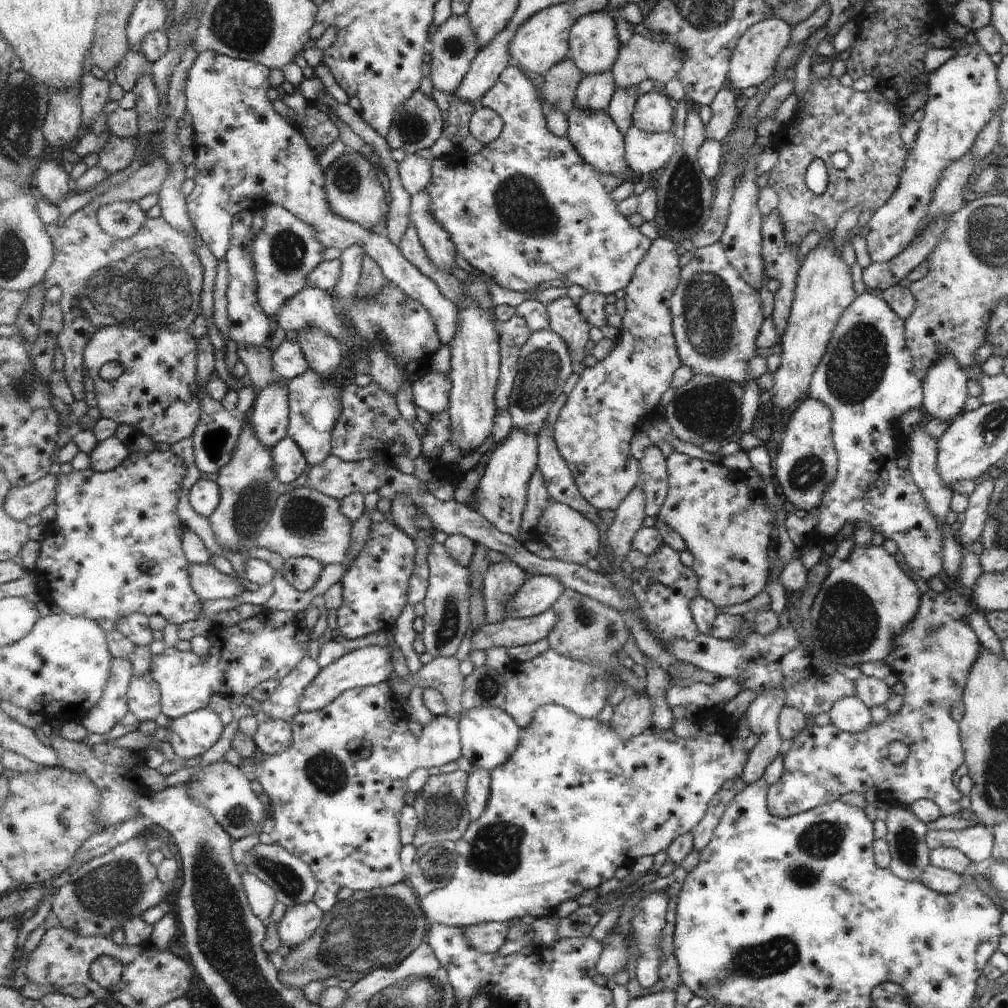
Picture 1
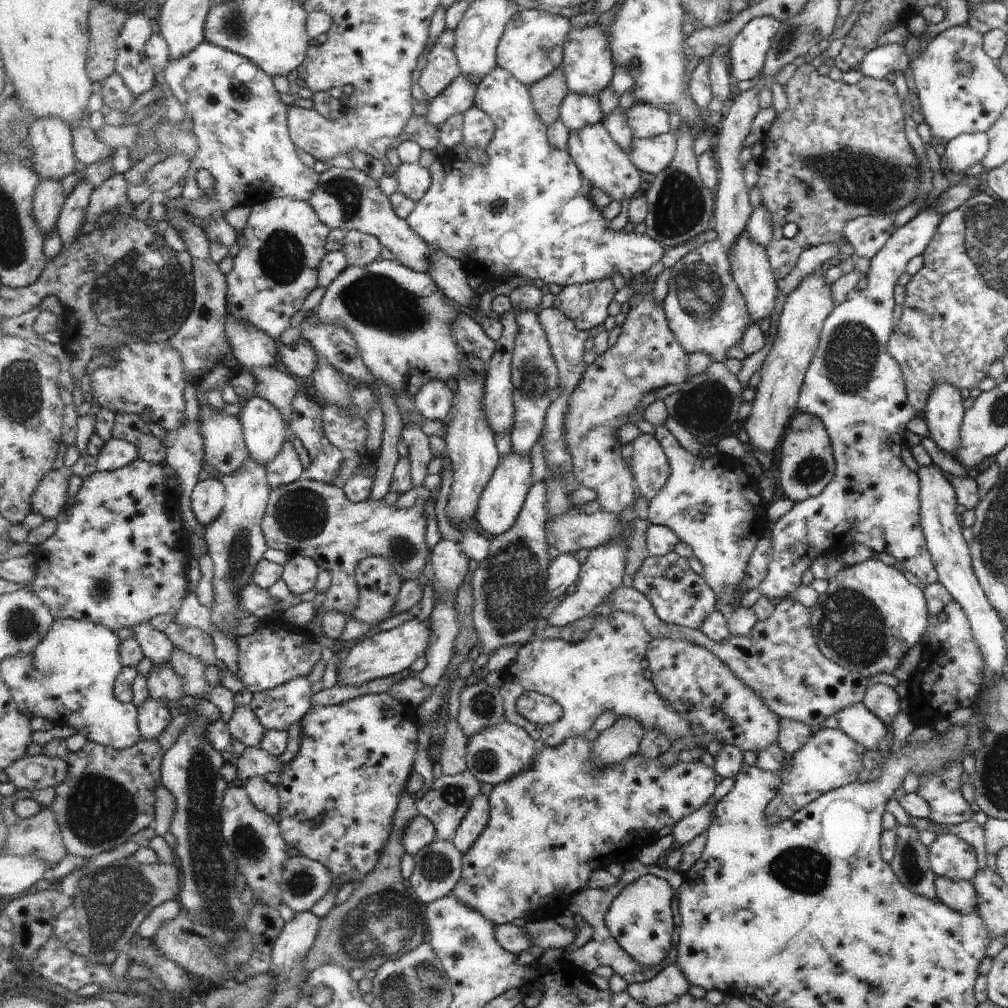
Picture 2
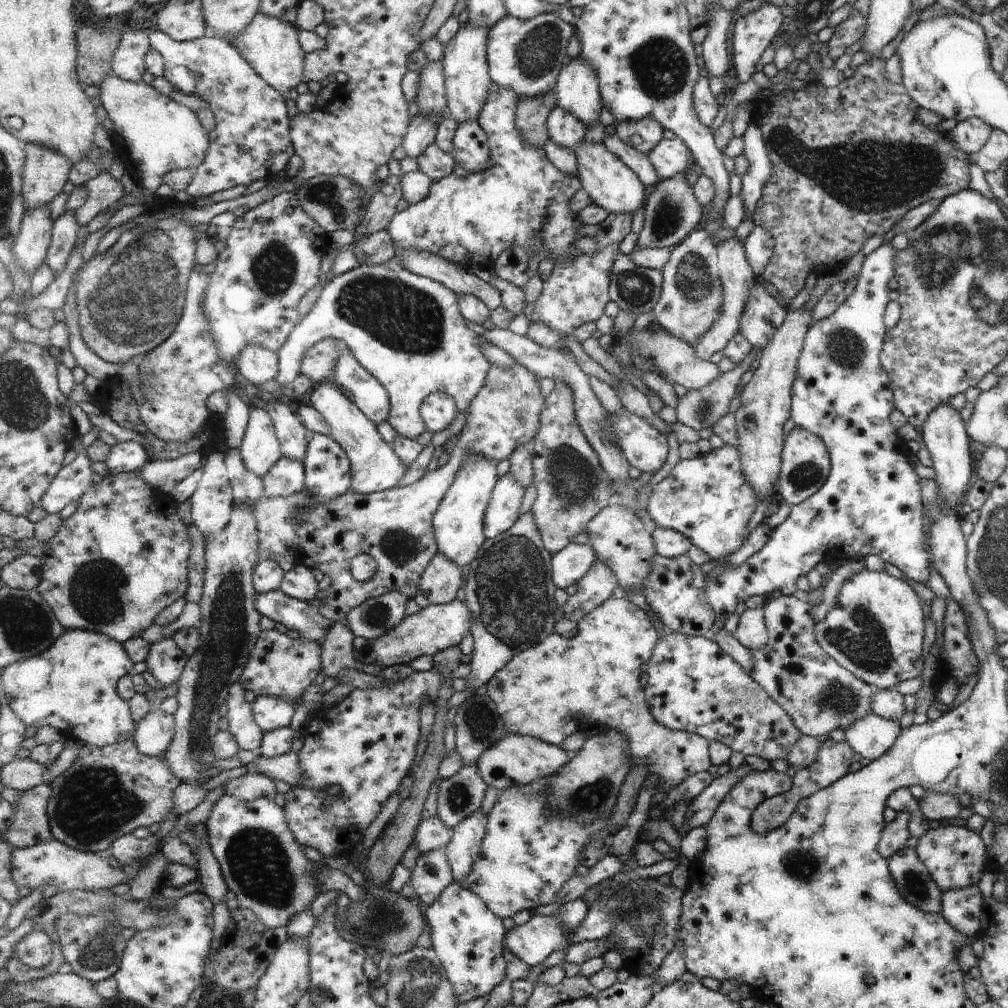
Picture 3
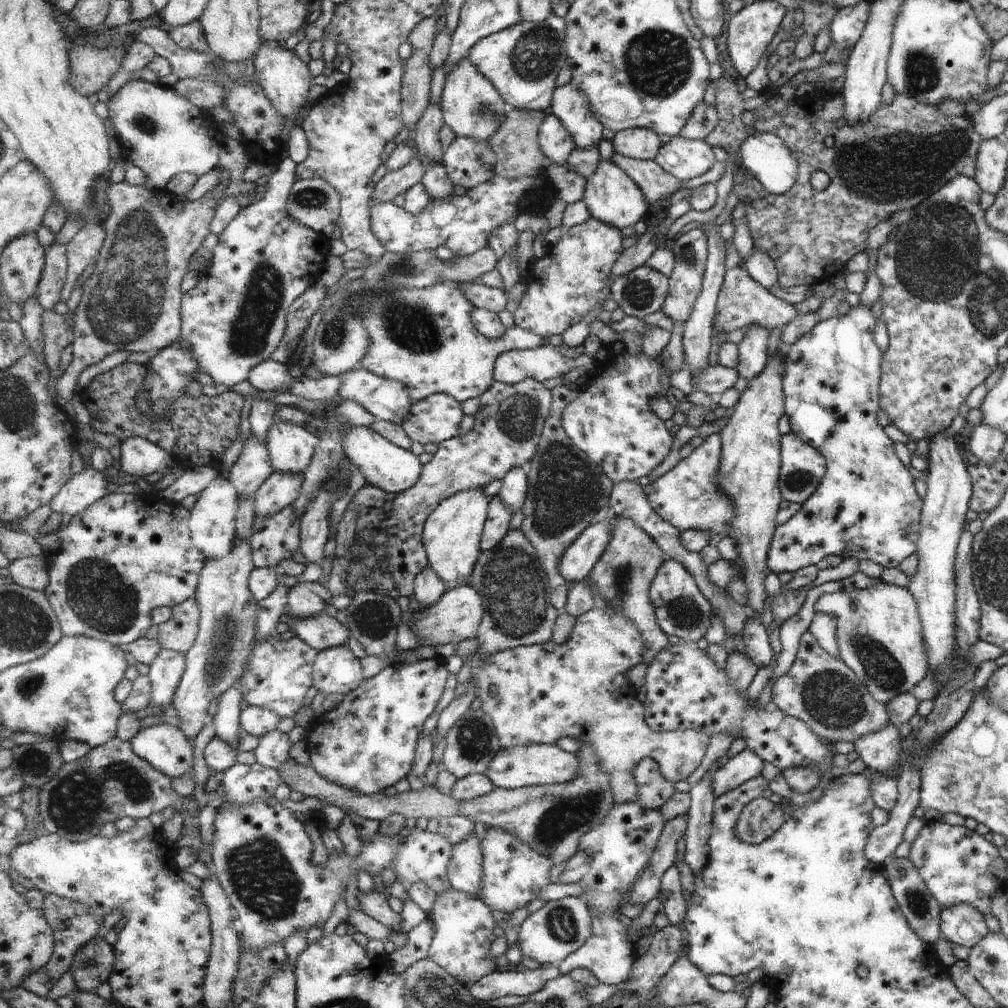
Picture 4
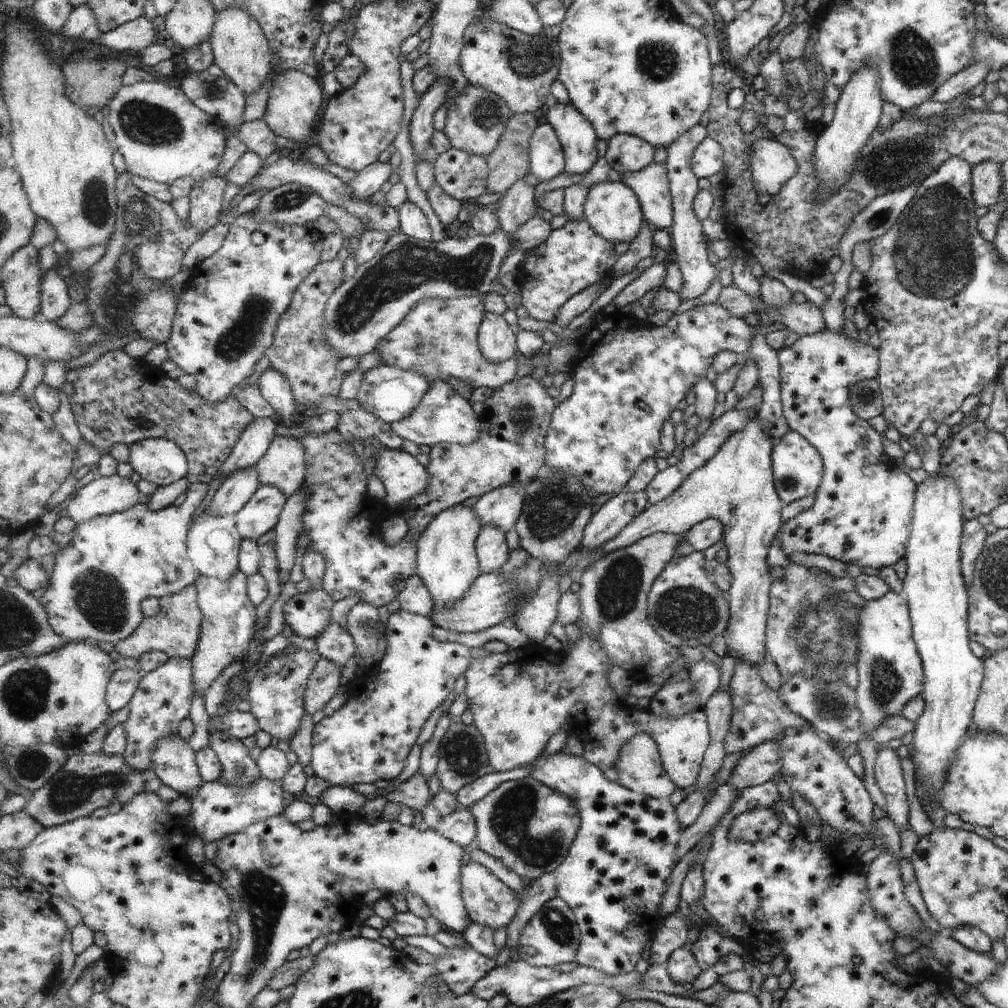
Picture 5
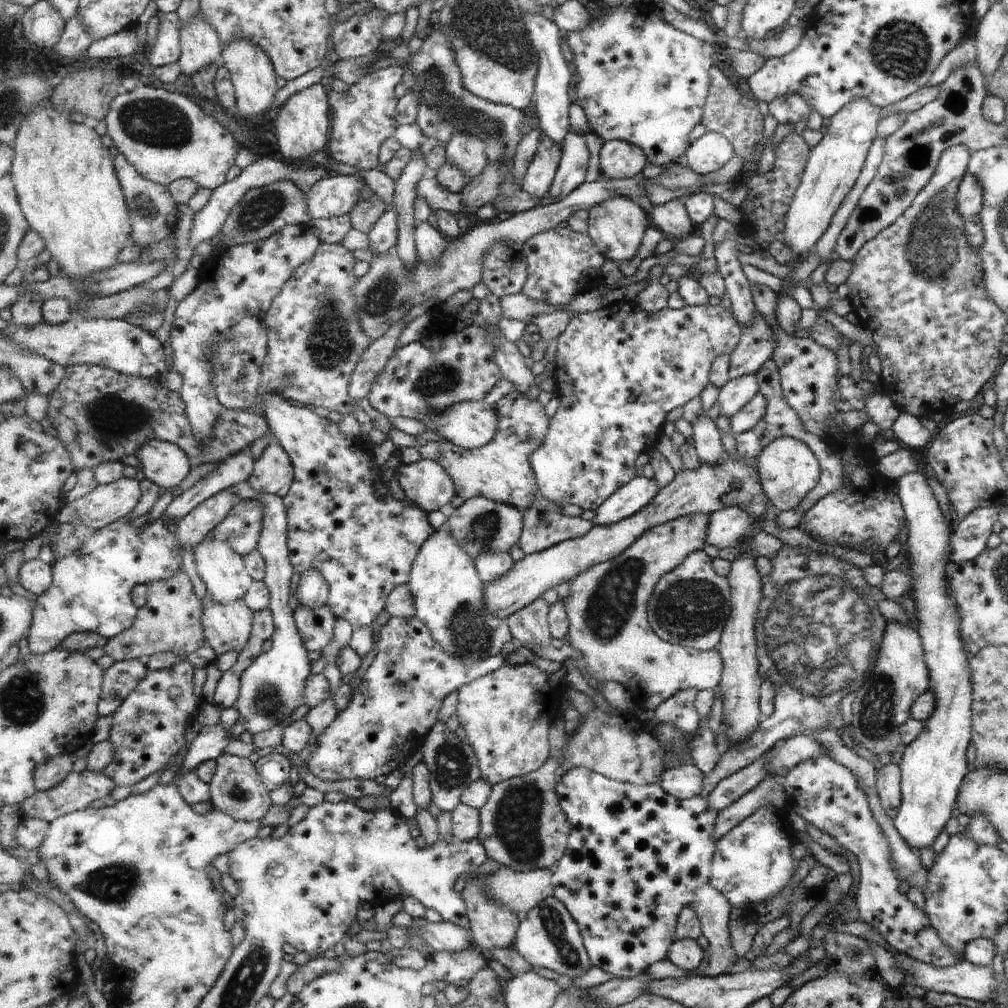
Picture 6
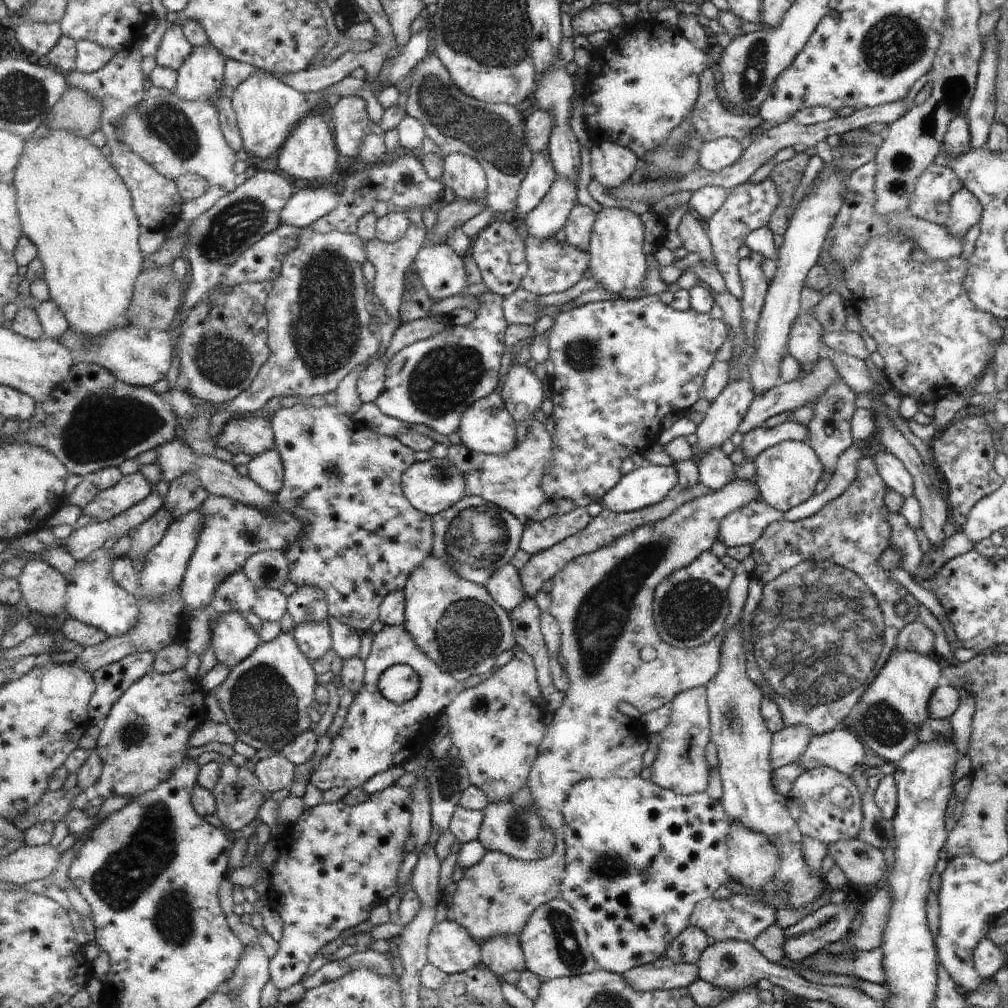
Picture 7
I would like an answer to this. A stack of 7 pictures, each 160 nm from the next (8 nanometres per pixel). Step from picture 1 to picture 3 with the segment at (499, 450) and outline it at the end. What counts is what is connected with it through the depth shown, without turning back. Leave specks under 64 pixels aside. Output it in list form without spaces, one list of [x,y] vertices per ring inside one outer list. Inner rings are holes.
[[[509,471],[494,488],[490,505],[486,510],[486,538],[494,539],[507,532],[521,514],[521,504],[525,496],[525,487],[516,481],[515,475]]]

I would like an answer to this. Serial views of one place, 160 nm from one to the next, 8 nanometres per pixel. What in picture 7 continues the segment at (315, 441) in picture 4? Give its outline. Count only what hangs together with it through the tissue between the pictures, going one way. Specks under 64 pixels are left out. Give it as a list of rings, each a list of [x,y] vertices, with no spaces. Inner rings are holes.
[[[273,448],[259,454],[248,463],[249,477],[271,494],[278,494],[284,486],[285,470],[280,453]]]

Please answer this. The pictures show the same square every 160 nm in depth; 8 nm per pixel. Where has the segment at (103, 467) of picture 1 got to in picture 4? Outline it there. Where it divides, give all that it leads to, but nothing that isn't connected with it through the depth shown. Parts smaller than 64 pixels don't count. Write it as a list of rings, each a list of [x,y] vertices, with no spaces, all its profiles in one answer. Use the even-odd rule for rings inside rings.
[[[131,437],[121,443],[117,468],[133,476],[148,478],[148,474],[169,472],[169,466],[179,464],[172,455],[143,437]]]

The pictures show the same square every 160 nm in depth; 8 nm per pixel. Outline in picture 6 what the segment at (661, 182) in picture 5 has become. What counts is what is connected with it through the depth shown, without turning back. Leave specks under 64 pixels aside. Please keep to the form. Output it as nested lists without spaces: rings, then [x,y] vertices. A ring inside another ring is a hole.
[[[675,199],[662,205],[651,205],[649,212],[651,223],[664,233],[679,237],[683,234],[692,234],[695,230],[695,224],[681,200]]]

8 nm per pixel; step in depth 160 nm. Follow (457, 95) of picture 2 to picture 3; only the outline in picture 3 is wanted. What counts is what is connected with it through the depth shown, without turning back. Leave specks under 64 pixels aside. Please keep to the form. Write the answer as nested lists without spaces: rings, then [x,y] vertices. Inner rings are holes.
[[[419,113],[414,116],[402,142],[408,156],[416,160],[428,146],[435,144],[439,127],[440,124],[438,125],[438,120],[433,115]]]

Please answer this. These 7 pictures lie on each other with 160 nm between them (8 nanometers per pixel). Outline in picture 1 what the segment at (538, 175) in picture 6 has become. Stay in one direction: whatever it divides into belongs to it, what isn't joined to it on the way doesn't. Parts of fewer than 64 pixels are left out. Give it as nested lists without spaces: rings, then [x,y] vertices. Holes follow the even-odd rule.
[[[612,71],[587,75],[578,86],[576,104],[587,110],[607,111],[617,88]]]

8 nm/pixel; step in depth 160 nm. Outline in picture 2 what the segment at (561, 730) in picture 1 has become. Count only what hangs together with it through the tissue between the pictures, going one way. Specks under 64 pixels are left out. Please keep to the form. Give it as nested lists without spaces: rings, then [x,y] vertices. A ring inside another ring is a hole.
[[[525,693],[518,702],[518,711],[540,725],[554,725],[564,717],[564,708],[556,700],[539,693]],[[575,735],[556,747],[541,748],[525,771],[492,788],[488,796],[490,798],[489,824],[485,827],[482,835],[471,845],[471,848],[466,850],[463,857],[461,880],[449,896],[456,899],[457,902],[463,902],[470,909],[480,912],[497,927],[509,924],[517,918],[526,920],[553,919],[556,914],[561,914],[569,909],[571,896],[585,890],[587,882],[595,870],[607,870],[611,863],[627,863],[629,860],[637,859],[637,856],[641,854],[641,848],[653,843],[657,839],[657,834],[665,826],[673,828],[682,818],[701,809],[702,806],[711,801],[713,794],[715,794],[715,784],[719,781],[717,775],[714,767],[710,768],[701,761],[686,756],[680,757],[671,766],[663,765],[661,758],[645,760],[639,754],[626,758],[620,763],[599,766],[594,761],[594,741],[587,740],[584,735]]]

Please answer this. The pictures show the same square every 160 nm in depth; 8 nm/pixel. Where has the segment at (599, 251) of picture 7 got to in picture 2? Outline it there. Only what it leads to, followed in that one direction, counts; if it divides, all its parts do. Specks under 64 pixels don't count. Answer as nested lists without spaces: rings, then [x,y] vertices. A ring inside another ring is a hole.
[[[604,122],[584,126],[581,130],[570,134],[569,154],[575,159],[579,170],[594,184],[595,188],[604,190],[615,201],[633,198],[643,184],[644,174],[631,162],[630,155],[612,137]]]

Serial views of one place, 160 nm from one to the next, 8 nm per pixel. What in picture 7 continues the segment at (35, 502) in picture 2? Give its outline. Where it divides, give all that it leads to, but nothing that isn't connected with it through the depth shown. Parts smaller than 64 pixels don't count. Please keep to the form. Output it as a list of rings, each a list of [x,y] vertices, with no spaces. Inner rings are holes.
[[[137,471],[124,476],[115,487],[99,491],[82,509],[82,514],[91,519],[90,523],[109,522],[144,502],[152,494],[153,488],[155,485],[151,485],[151,482]]]

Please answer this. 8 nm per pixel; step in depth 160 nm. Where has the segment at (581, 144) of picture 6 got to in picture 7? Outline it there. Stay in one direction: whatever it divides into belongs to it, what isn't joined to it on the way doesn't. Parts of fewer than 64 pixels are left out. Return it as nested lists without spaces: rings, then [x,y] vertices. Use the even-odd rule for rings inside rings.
[[[558,177],[541,205],[524,218],[523,227],[527,235],[539,240],[555,238],[577,205],[577,186],[567,178]]]

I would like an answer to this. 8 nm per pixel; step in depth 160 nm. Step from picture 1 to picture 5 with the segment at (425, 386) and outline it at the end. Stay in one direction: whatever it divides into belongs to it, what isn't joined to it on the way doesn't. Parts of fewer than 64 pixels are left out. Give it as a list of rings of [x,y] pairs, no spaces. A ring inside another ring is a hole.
[[[435,381],[431,388],[421,398],[421,404],[411,410],[411,416],[392,424],[392,429],[405,440],[410,440],[418,446],[421,444],[434,447],[439,443],[473,444],[484,426],[483,417],[477,416],[472,404],[469,404],[459,391],[447,381]]]

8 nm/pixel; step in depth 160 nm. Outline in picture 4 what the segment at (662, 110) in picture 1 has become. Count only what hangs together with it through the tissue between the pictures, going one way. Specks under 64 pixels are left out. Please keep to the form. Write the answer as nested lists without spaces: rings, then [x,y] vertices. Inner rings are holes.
[[[648,128],[619,131],[614,135],[612,144],[613,152],[640,161],[653,160],[662,148],[659,135]]]

